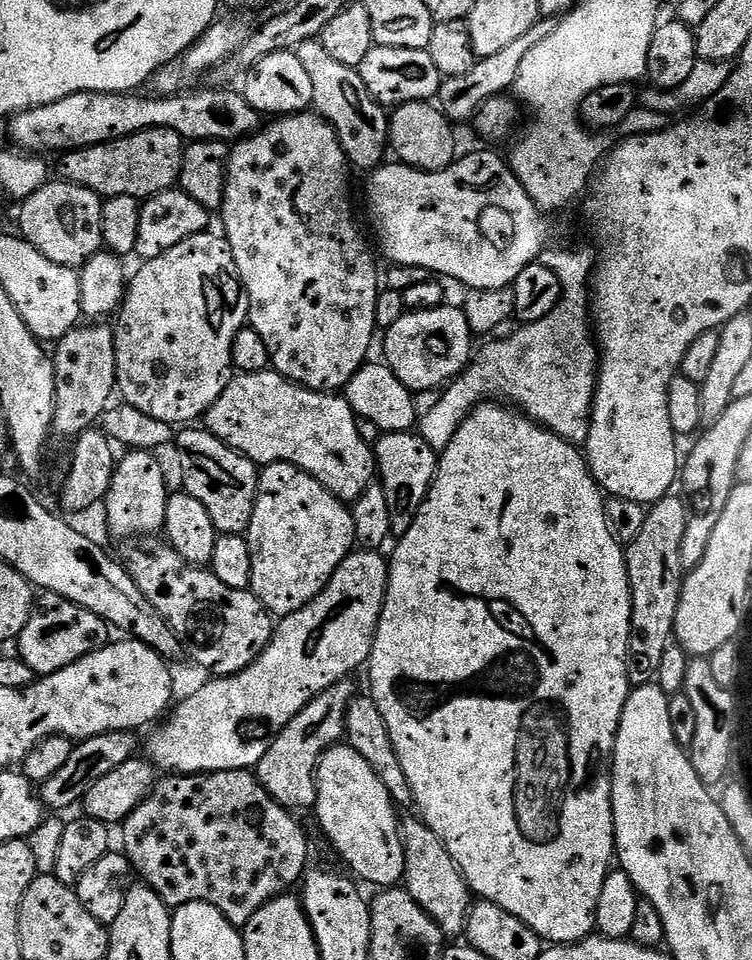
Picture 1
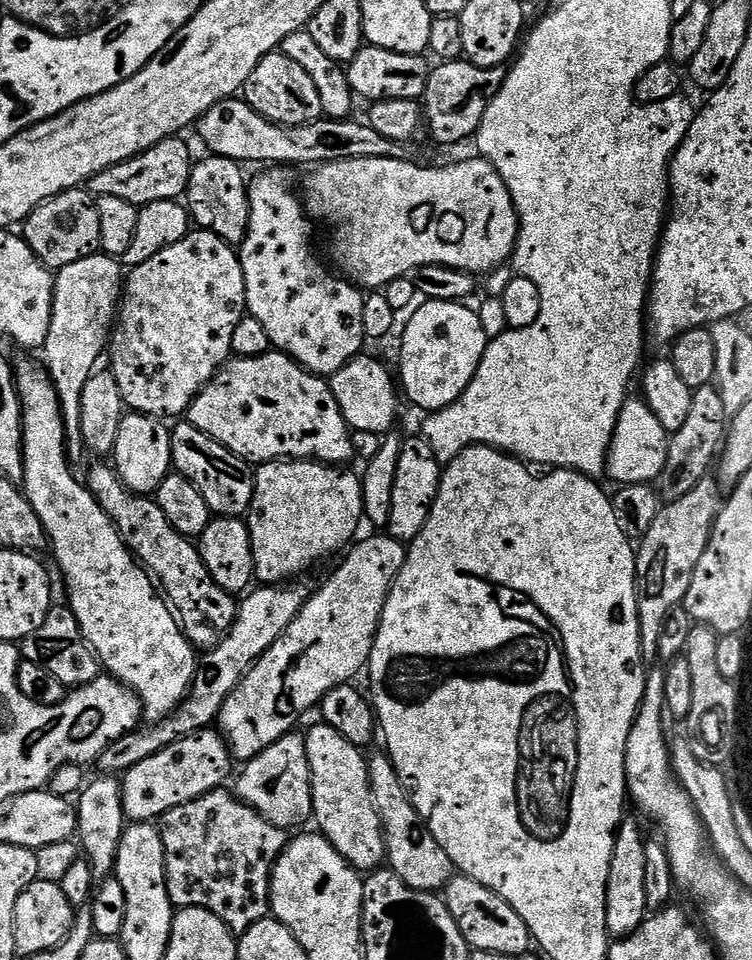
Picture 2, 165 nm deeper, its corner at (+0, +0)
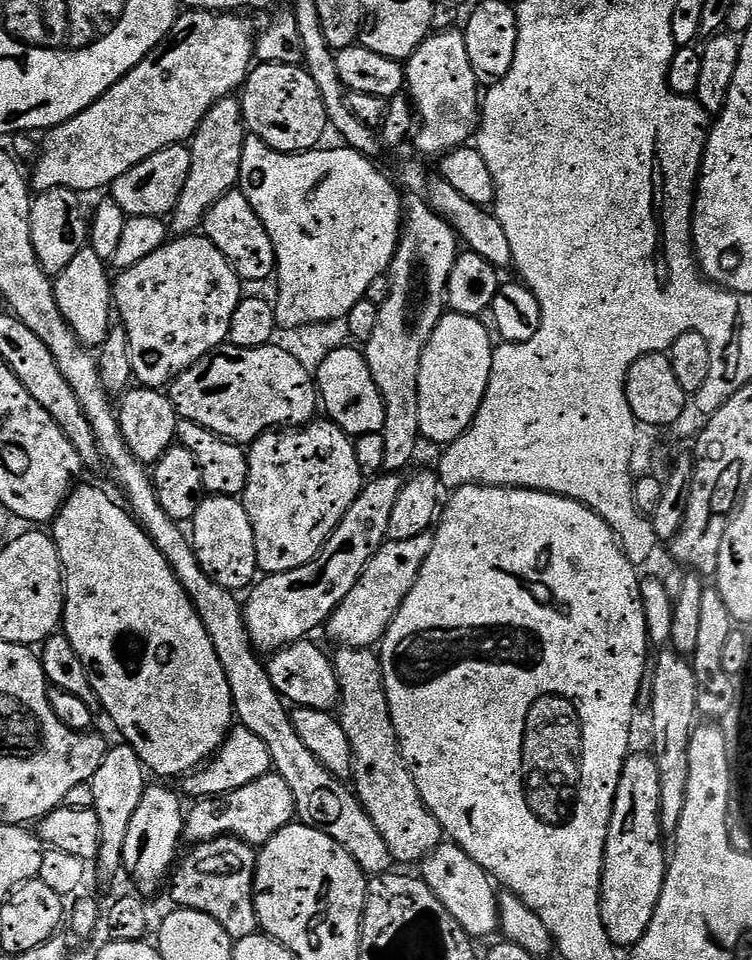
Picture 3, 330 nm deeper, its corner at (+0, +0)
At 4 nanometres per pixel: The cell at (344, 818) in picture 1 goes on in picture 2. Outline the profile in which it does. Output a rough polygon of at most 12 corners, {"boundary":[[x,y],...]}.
{"boundary":[[334,726],[304,736],[312,815],[361,873],[386,860],[368,760]]}

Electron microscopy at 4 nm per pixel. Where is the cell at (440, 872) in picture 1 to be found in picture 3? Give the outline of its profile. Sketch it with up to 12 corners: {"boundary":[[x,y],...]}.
{"boundary":[[335,653],[354,791],[393,861],[441,844],[408,773],[380,658]]}

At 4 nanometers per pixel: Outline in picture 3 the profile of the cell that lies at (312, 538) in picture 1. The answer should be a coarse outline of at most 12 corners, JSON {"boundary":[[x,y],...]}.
{"boundary":[[327,418],[247,449],[256,566],[322,551],[366,483]]}

